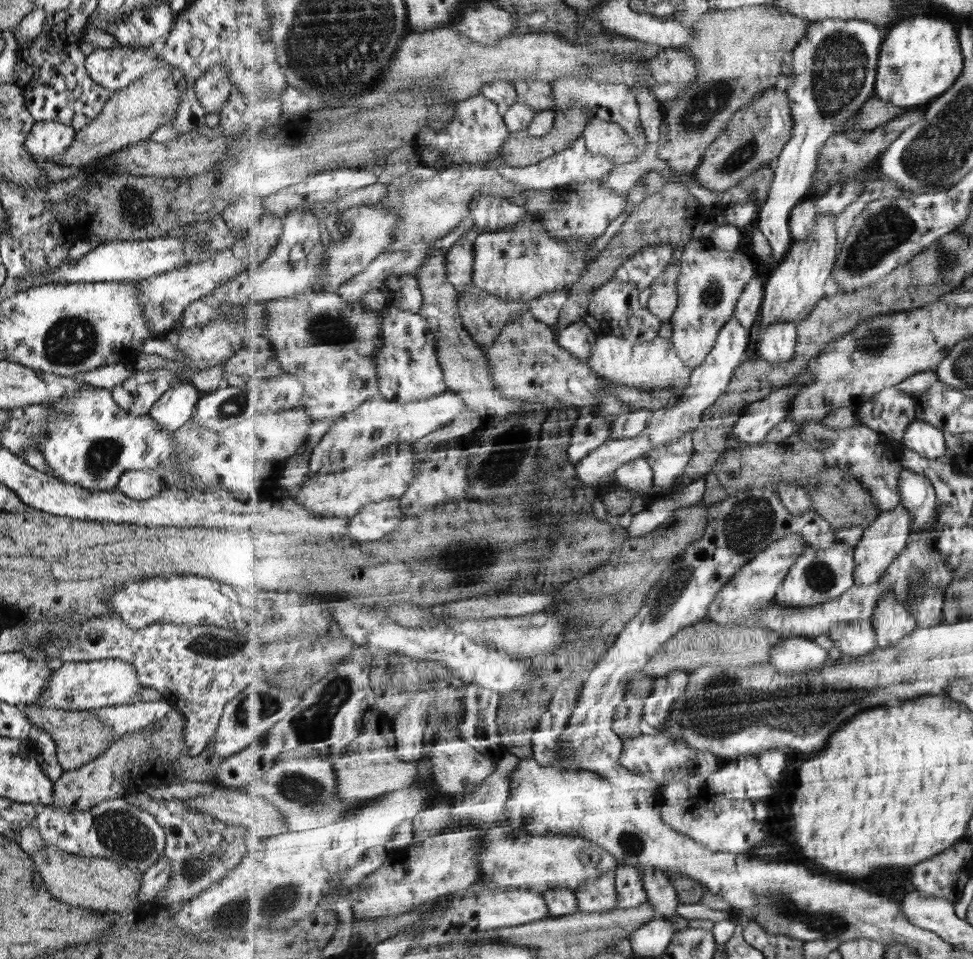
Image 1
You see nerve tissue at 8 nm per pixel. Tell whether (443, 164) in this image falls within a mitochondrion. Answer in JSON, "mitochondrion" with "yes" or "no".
{"mitochondrion":"no"}

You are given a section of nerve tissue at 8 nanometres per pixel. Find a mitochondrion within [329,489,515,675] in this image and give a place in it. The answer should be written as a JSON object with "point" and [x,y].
{"point":[472,567]}

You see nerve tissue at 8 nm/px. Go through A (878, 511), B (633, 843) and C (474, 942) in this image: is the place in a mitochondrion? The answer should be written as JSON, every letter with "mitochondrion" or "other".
{"A":"other","B":"mitochondrion","C":"other"}

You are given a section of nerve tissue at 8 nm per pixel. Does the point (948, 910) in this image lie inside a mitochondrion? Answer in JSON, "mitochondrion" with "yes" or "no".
{"mitochondrion":"no"}

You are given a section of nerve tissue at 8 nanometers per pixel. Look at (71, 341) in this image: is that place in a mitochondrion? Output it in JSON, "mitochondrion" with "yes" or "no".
{"mitochondrion":"yes"}

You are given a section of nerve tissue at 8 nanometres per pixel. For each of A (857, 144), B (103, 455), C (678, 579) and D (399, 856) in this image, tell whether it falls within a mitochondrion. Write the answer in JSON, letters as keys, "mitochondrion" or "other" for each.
{"A":"other","B":"mitochondrion","C":"mitochondrion","D":"other"}

